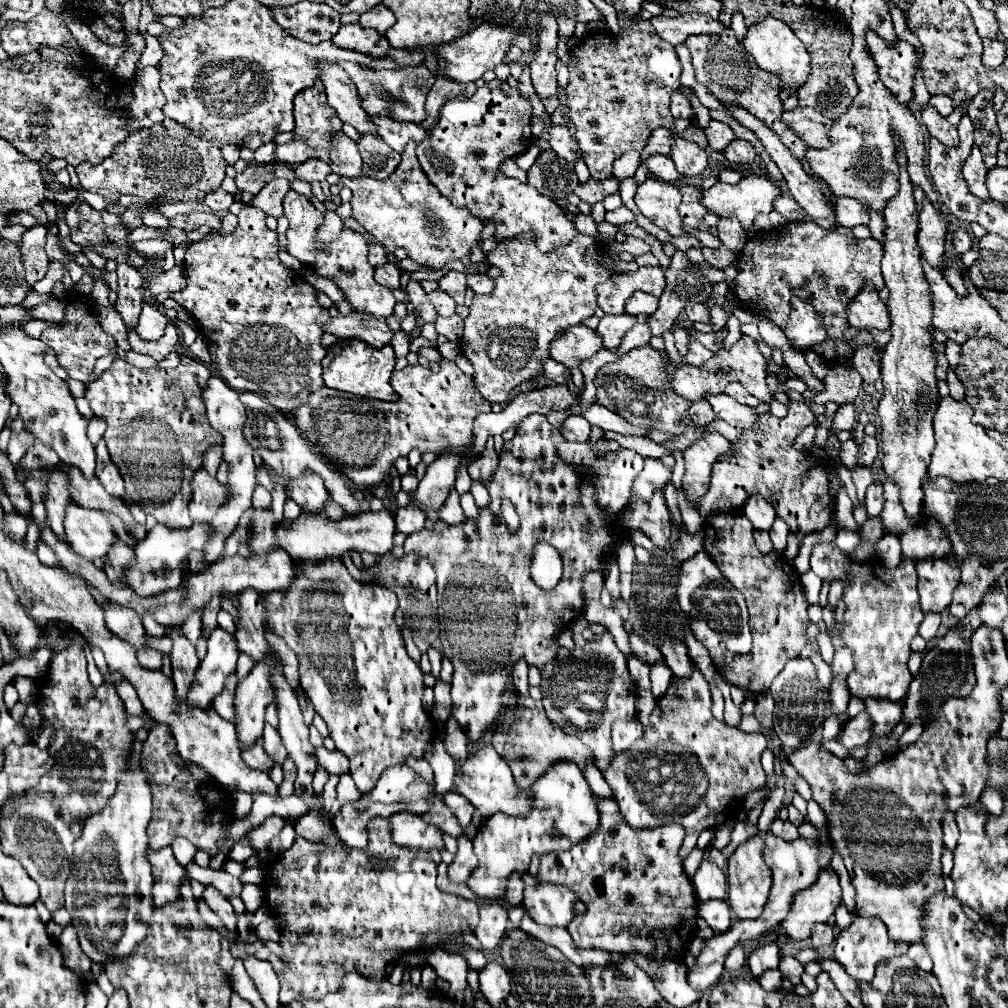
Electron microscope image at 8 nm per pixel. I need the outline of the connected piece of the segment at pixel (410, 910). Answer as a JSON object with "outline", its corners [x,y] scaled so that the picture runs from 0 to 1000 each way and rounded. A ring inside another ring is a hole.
{"outline":[[[376,810],[364,817],[364,825],[364,843],[342,843],[342,839],[324,841],[318,835],[295,831],[287,843],[283,843],[277,851],[267,857],[259,881],[263,885],[267,905],[277,913],[279,925],[289,925],[293,929],[318,929],[318,933],[309,933],[309,937],[303,933],[299,937],[281,938],[279,954],[283,960],[277,968],[279,996],[287,996],[295,988],[307,988],[316,992],[322,986],[332,984],[338,970],[346,962],[352,962],[356,968],[364,972],[380,972],[384,970],[382,960],[386,958],[390,946],[416,944],[418,940],[430,940],[434,937],[443,938],[445,935],[457,937],[459,929],[455,925],[455,915],[465,915],[467,921],[471,921],[471,917],[475,915],[475,901],[469,893],[461,893],[451,887],[441,887],[434,881],[434,857],[428,853],[426,845],[390,837],[386,827],[388,819],[382,812]],[[368,849],[376,849],[380,857],[378,863],[372,863],[368,859]],[[424,915],[443,915],[441,919],[445,921],[443,925],[414,925],[416,919],[422,919]]]}

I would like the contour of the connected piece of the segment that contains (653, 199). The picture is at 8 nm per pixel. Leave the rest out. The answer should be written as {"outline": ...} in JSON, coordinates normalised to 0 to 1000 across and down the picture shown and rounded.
{"outline":[[[642,177],[632,187],[630,202],[634,210],[656,228],[662,228],[666,234],[678,232],[678,220],[674,216],[676,192],[668,183]]]}

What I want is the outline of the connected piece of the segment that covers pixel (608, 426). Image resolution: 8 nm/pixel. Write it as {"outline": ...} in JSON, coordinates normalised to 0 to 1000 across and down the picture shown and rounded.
{"outline":[[[588,401],[588,403],[586,403],[584,407],[580,407],[576,413],[582,415],[588,423],[596,425],[598,429],[602,429],[602,427],[604,427],[604,429],[616,429],[616,431],[620,431],[620,433],[640,433],[642,429],[646,429],[644,425],[636,425],[636,423],[624,421],[620,415],[612,413],[610,409],[602,407],[602,405],[596,403],[596,401]]]}

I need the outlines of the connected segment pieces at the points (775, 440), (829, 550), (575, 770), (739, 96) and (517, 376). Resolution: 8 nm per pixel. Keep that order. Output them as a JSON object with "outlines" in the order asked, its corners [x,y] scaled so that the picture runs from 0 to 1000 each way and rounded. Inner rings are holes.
{"outlines":[[[[785,399],[781,415],[773,417],[765,411],[759,411],[751,417],[751,427],[735,429],[735,433],[725,438],[727,452],[723,450],[719,456],[711,456],[707,462],[703,485],[690,504],[695,513],[703,513],[709,508],[729,508],[719,506],[719,503],[734,504],[745,490],[755,490],[767,500],[771,512],[781,518],[787,530],[793,528],[793,532],[801,532],[820,524],[828,504],[830,486],[836,482],[836,478],[828,466],[830,456],[820,458],[807,448],[787,444],[793,430],[805,419],[807,409],[803,401]]],[[[809,540],[805,548],[805,565],[816,575],[834,575],[838,579],[836,597],[836,641],[846,647],[848,663],[840,671],[840,681],[846,690],[858,692],[880,692],[892,696],[898,692],[902,679],[906,675],[900,665],[900,655],[904,651],[904,635],[916,615],[916,605],[912,601],[910,571],[904,554],[896,554],[886,565],[878,563],[870,556],[846,558],[828,540]],[[866,600],[876,603],[866,603]],[[912,601],[912,603],[902,603]]],[[[553,756],[527,778],[529,798],[523,808],[501,810],[491,808],[479,815],[469,833],[469,841],[475,851],[475,861],[465,871],[465,881],[477,891],[491,891],[501,885],[507,865],[521,867],[527,851],[533,847],[564,843],[572,835],[580,833],[594,819],[594,804],[584,778],[572,758]]],[[[719,28],[719,32],[715,34],[697,34],[697,36],[684,36],[684,40],[680,40],[680,46],[686,52],[688,58],[688,67],[689,67],[689,75],[695,83],[699,83],[703,87],[703,91],[707,95],[711,95],[713,99],[723,99],[723,103],[735,103],[737,107],[741,107],[741,111],[745,111],[747,115],[751,115],[755,121],[759,121],[773,137],[775,141],[785,149],[785,153],[795,159],[797,167],[805,173],[803,163],[799,163],[799,151],[801,151],[801,143],[797,139],[793,139],[791,133],[783,131],[783,127],[779,127],[773,119],[775,111],[777,111],[777,103],[773,99],[773,89],[767,85],[767,75],[757,73],[747,60],[743,60],[743,54],[739,52],[739,48],[731,42],[729,32],[725,28]]],[[[572,232],[566,242],[545,250],[545,254],[533,250],[533,244],[525,242],[525,238],[505,238],[501,246],[483,252],[485,260],[497,266],[497,274],[491,278],[491,288],[487,292],[471,292],[457,335],[459,353],[463,353],[471,365],[471,385],[481,397],[499,401],[511,383],[535,371],[537,361],[545,355],[545,337],[549,337],[549,333],[557,333],[561,325],[576,321],[580,315],[588,313],[592,306],[590,284],[606,274],[606,270],[594,262],[598,248],[600,246],[592,242],[590,236]]]]}

